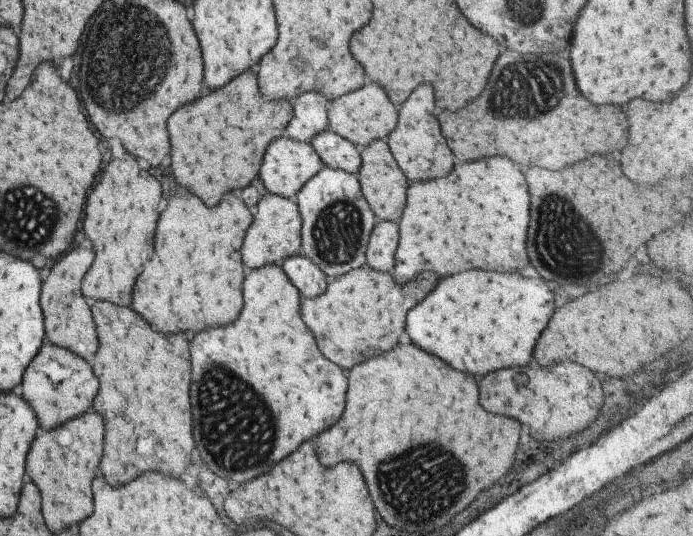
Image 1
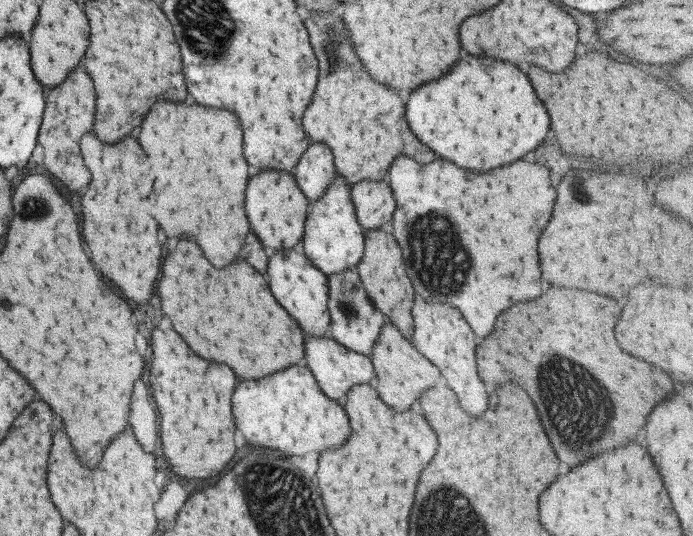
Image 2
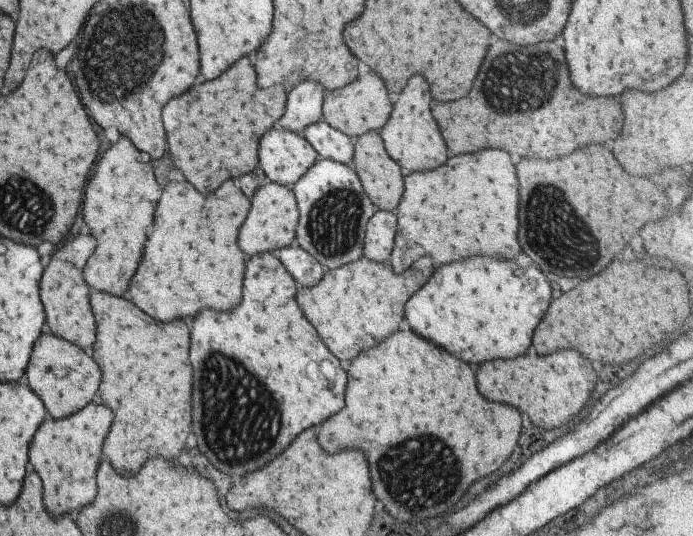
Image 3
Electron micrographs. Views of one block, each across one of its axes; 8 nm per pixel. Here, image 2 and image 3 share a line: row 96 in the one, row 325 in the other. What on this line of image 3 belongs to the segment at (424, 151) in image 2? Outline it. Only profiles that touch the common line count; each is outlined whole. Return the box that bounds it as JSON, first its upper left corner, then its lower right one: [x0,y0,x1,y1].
[297,256,433,360]

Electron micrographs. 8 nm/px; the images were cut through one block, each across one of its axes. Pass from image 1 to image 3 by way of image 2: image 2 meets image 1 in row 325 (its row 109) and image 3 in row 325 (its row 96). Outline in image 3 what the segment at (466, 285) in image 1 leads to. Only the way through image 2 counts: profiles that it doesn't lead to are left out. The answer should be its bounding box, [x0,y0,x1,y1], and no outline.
[405,256,549,362]

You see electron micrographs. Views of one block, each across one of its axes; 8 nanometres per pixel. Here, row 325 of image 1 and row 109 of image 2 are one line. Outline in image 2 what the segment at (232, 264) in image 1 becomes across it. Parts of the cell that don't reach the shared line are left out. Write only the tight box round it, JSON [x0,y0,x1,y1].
[139,100,247,266]

